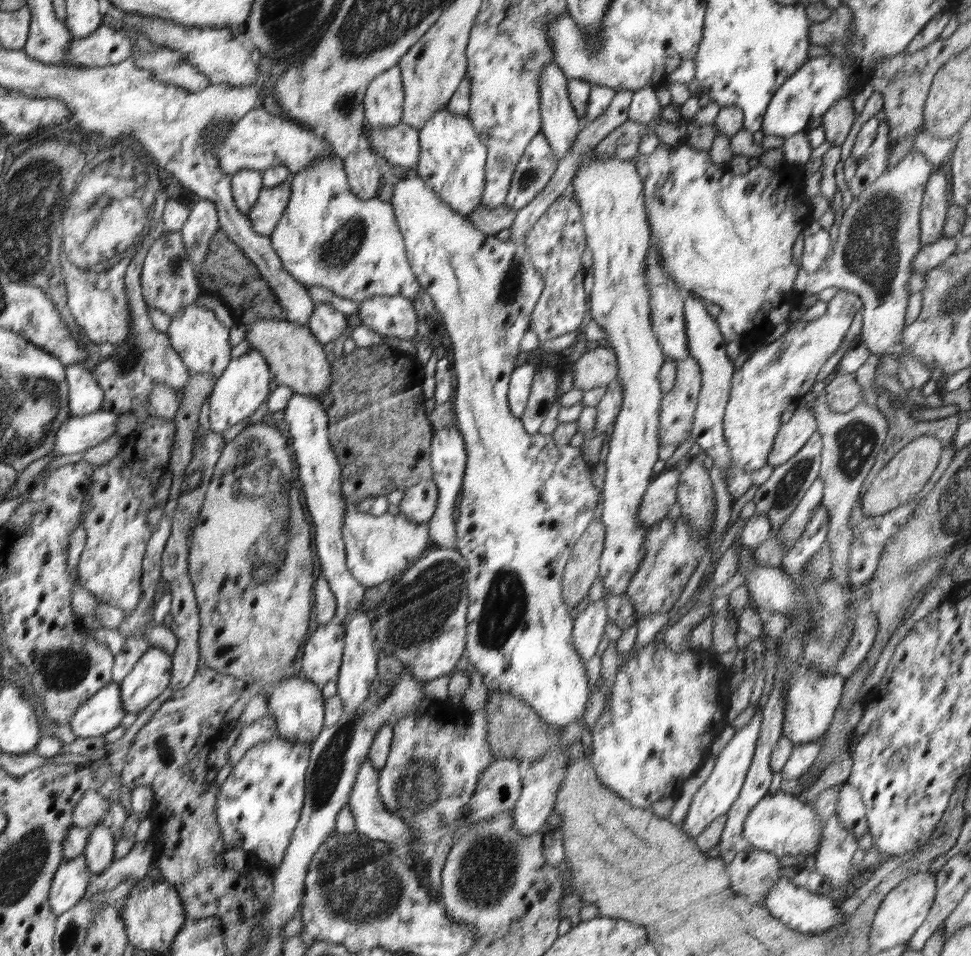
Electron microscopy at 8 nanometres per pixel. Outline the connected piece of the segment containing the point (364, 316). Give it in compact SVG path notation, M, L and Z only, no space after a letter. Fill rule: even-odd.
M399 295L374 296L358 305L361 324L384 337L396 336L406 340L417 334L416 311L408 298Z

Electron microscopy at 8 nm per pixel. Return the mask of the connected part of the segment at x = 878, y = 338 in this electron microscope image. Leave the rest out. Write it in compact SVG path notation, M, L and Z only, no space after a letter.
M914 148L896 166L886 168L869 188L863 190L858 198L852 199L850 206L844 211L842 221L835 226L834 248L825 265L813 274L800 271L794 283L795 290L799 290L806 297L830 287L857 294L863 302L861 337L868 347L869 354L878 354L882 357L896 356L896 360L900 362L898 382L906 390L918 388L920 392L929 381L931 370L925 367L925 364L919 363L899 342L905 327L904 316L910 296L907 286L911 275L910 263L922 247L919 239L921 202L926 183L934 168L935 166Z

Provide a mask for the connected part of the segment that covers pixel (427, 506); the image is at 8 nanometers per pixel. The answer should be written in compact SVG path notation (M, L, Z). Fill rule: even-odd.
M434 480L420 482L405 492L399 504L400 516L416 524L429 523L436 512L437 499L438 488Z

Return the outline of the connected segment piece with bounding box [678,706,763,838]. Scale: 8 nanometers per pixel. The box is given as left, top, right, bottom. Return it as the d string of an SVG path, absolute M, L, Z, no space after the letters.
M758 706L748 726L742 726L727 743L725 748L715 758L715 766L707 778L693 796L688 813L678 826L690 837L700 834L712 820L721 814L726 814L731 804L739 797L743 782L745 781L748 769L750 768L762 722L763 712Z

